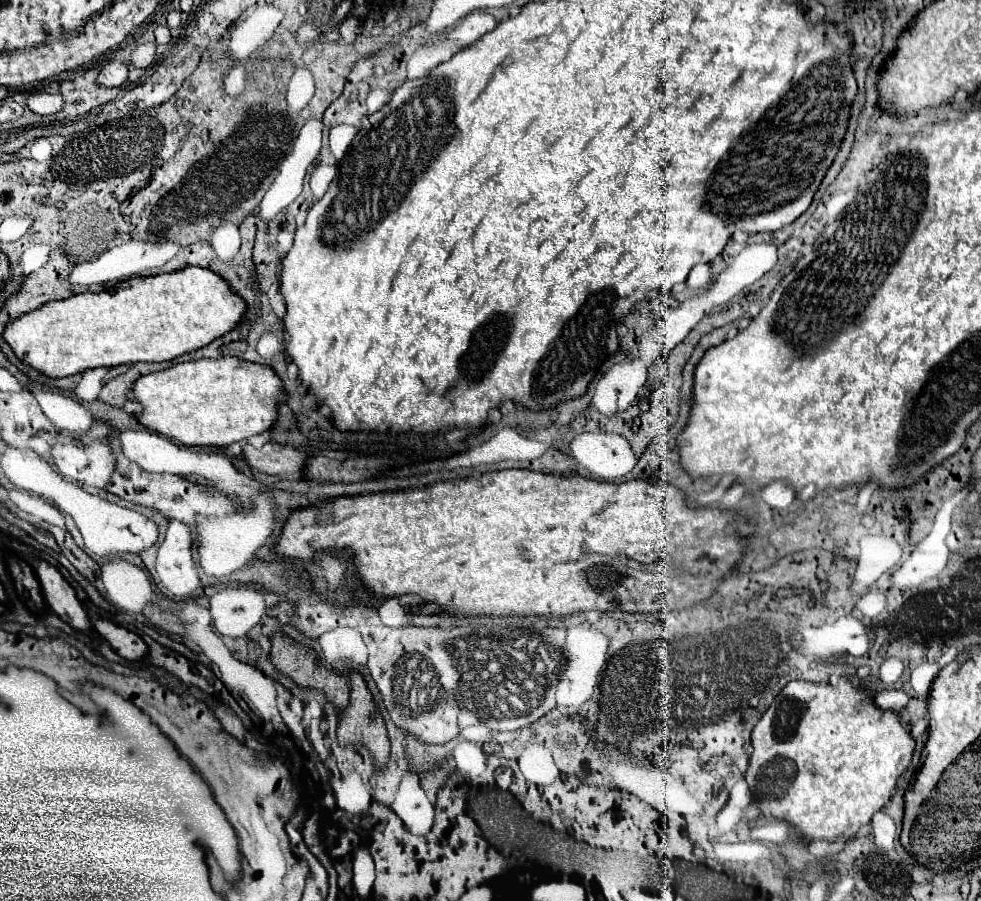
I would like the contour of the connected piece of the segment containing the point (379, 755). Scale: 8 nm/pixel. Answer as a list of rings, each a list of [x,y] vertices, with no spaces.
[[[353,671],[349,679],[351,679],[351,697],[349,697],[349,705],[339,715],[339,727],[337,727],[339,743],[341,745],[355,745],[355,743],[367,745],[371,749],[371,753],[373,753],[375,765],[381,767],[381,765],[387,763],[387,757],[389,757],[389,737],[387,737],[387,727],[385,727],[383,715],[375,707],[373,693],[367,687],[367,681],[361,675],[361,671]]]

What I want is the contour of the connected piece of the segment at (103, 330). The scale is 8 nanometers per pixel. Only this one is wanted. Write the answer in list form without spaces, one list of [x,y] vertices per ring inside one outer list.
[[[187,265],[173,273],[131,277],[115,283],[109,291],[77,293],[63,301],[51,301],[9,323],[3,337],[19,359],[47,377],[67,377],[105,365],[171,361],[235,329],[245,311],[245,299],[221,275]]]

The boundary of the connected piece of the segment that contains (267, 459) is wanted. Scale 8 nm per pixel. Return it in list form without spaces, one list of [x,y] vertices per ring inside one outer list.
[[[267,443],[259,449],[245,445],[241,451],[241,457],[253,467],[267,475],[279,475],[285,479],[291,479],[295,475],[303,475],[303,469],[307,465],[309,453],[303,453],[289,445],[279,443]]]

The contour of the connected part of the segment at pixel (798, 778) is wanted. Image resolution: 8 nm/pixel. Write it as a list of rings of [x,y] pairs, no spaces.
[[[839,677],[837,685],[831,685],[829,681],[825,681],[825,683],[789,681],[781,689],[781,693],[775,697],[775,701],[771,703],[771,707],[765,711],[765,715],[759,719],[759,723],[755,725],[751,741],[753,741],[753,755],[751,755],[751,763],[749,763],[745,779],[747,779],[749,787],[755,791],[755,795],[757,795],[757,801],[759,801],[759,807],[761,807],[763,815],[773,815],[773,817],[781,817],[781,819],[789,821],[809,841],[815,841],[815,839],[835,841],[841,835],[855,837],[859,833],[861,825],[867,825],[871,821],[873,813],[877,809],[881,809],[891,799],[891,791],[897,785],[897,777],[909,767],[913,751],[915,751],[915,739],[913,739],[911,731],[905,729],[905,725],[901,721],[901,715],[897,711],[891,711],[891,709],[879,709],[873,703],[873,699],[867,695],[865,687],[863,685],[855,687],[847,677]]]

